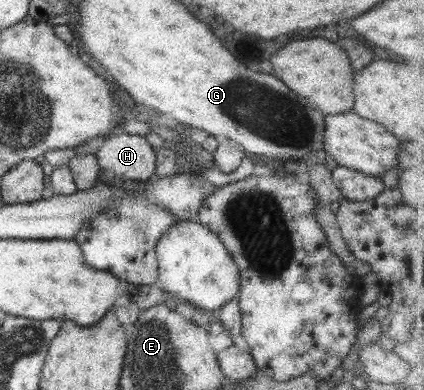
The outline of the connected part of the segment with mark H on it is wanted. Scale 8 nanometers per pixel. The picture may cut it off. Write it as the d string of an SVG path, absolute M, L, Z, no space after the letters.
M109 134L96 144L94 154L102 171L123 180L146 182L155 172L155 151L140 135Z

